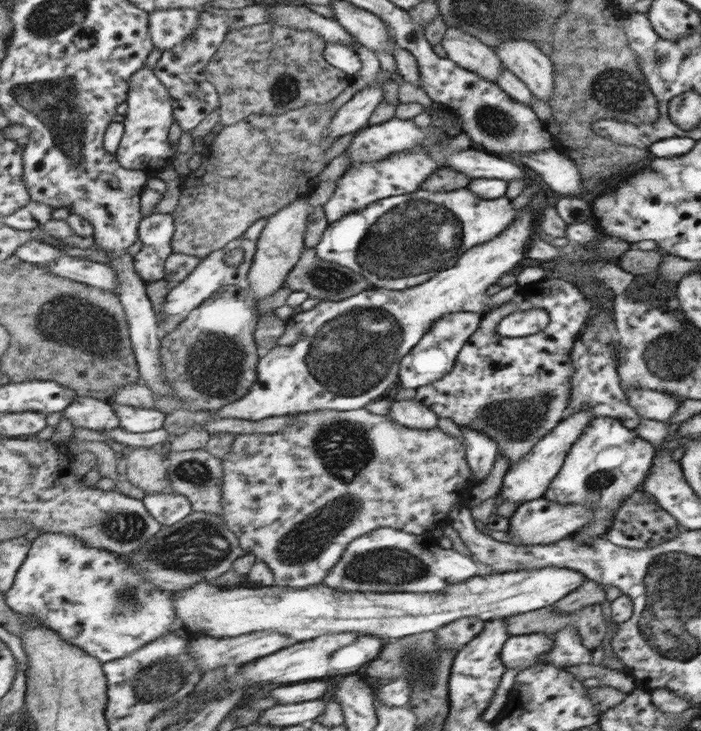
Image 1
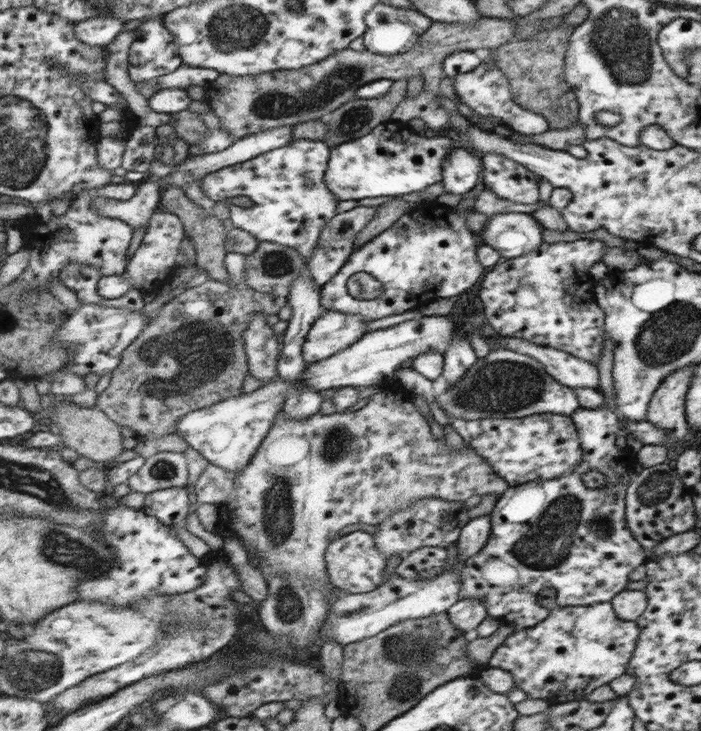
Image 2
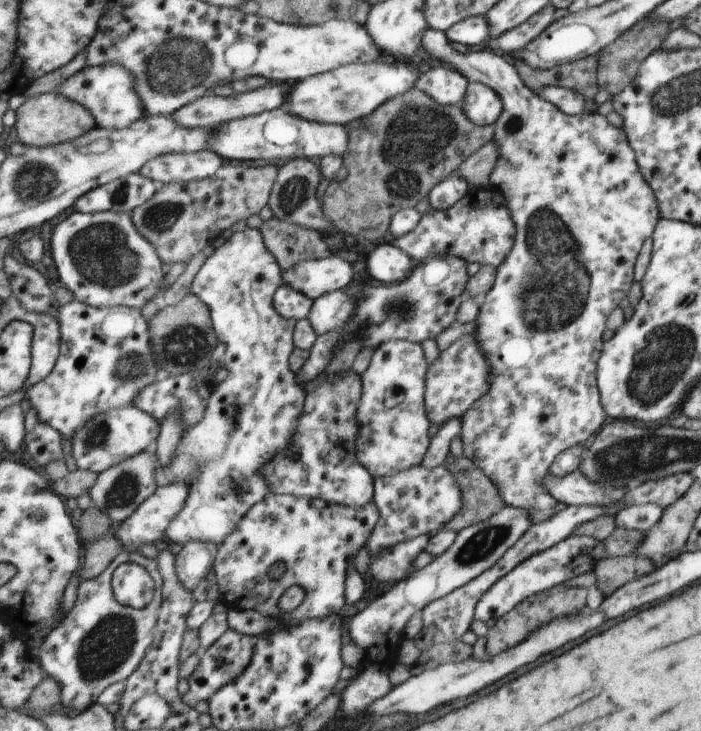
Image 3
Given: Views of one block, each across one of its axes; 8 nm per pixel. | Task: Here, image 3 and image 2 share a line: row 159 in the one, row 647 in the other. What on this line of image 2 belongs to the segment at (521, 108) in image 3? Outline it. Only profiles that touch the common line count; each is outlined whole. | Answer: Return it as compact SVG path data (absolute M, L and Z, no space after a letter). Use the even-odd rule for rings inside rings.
M611 601L590 606L556 607L550 620L544 619L533 627L520 628L510 634L494 652L487 666L506 669L512 673L516 688L522 689L528 698L542 698L549 701L549 704L566 704L578 700L615 700L618 696L609 684L628 670L640 636L641 628L637 621L618 617Z

